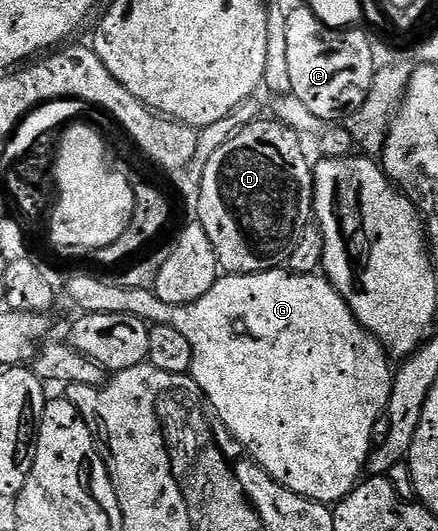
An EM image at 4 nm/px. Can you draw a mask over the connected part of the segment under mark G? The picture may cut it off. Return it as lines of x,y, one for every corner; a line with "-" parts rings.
284,267
261,273
234,273
221,276
216,280
214,287
210,287
210,291
206,291
206,295
202,295
202,299
189,305
171,305
170,303
162,303
162,299
158,299
158,295
152,289
126,287
122,283
111,285
110,282
103,281
100,277
79,273
69,276
66,284
68,284
68,297
80,308
81,314
135,315
136,317
145,317
152,323
171,323
190,342
190,351
192,352
190,376
196,380
198,387
212,405
212,410
220,416
220,422
231,431
236,442
248,452
249,457
257,465
261,465
282,487
286,487
311,501
320,501
329,507
335,506
336,502
341,501
347,493
356,488
368,464
368,455
374,448
372,439
374,423
378,423
378,419
388,412
388,400
394,380
394,365
391,365
393,362
390,360
389,354
385,353
380,340
361,327
358,319
350,311
350,307
342,299
342,295
338,295
338,291
328,282
327,277
319,272
289,273

